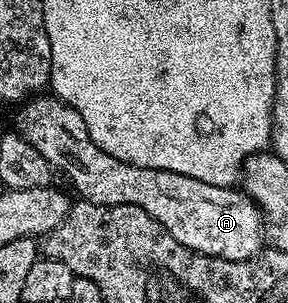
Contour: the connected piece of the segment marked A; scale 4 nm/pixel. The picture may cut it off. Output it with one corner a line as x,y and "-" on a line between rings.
56,96
45,97
34,97
18,109
22,110
17,114
16,133
22,134
49,161
49,165
53,169
62,169
67,172
73,181
73,190
76,193
81,193
78,195
84,201
94,202
100,206
127,204
143,208
143,212
147,212
147,216
154,218
174,240
186,246
188,250
194,250
197,254
238,262
261,253
263,249
261,210
244,189
203,184
203,180
179,176
177,172
152,170
142,166
132,166
123,160
115,160
115,156
107,156
107,152
103,152
94,144
87,132
87,124
83,124
83,116
79,116
79,112
75,112
75,108
71,108

